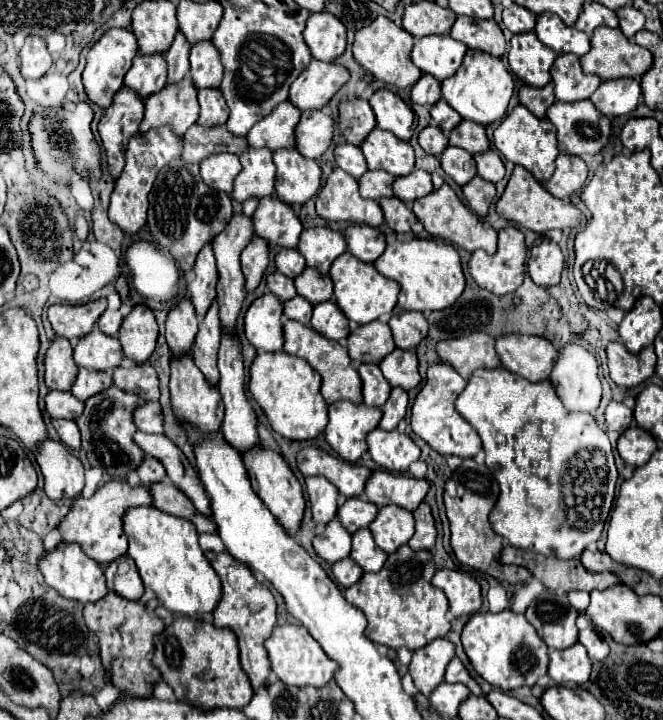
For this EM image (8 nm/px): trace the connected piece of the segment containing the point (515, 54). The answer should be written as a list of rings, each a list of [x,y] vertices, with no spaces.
[[[534,32],[516,34],[510,40],[510,68],[528,86],[544,86],[550,82],[550,68],[556,56],[558,54],[546,48]]]

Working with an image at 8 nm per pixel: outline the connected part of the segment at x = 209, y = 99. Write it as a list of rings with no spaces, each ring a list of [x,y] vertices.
[[[200,90],[198,92],[200,100],[200,118],[198,124],[204,128],[210,126],[220,126],[226,124],[228,120],[228,106],[224,102],[224,96],[220,90]]]

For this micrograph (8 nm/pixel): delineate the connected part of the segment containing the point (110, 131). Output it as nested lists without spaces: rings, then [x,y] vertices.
[[[122,88],[98,124],[112,180],[118,180],[124,168],[124,154],[128,140],[138,134],[142,118],[144,118],[144,102],[140,102],[140,98],[132,94],[132,90]]]

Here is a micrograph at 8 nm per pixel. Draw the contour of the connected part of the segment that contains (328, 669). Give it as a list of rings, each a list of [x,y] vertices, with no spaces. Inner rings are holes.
[[[284,624],[276,626],[270,638],[266,640],[266,650],[270,656],[272,672],[278,680],[282,680],[288,686],[326,686],[336,672],[336,662],[332,662],[324,650],[320,650],[320,644],[304,630],[304,626],[298,624]]]

